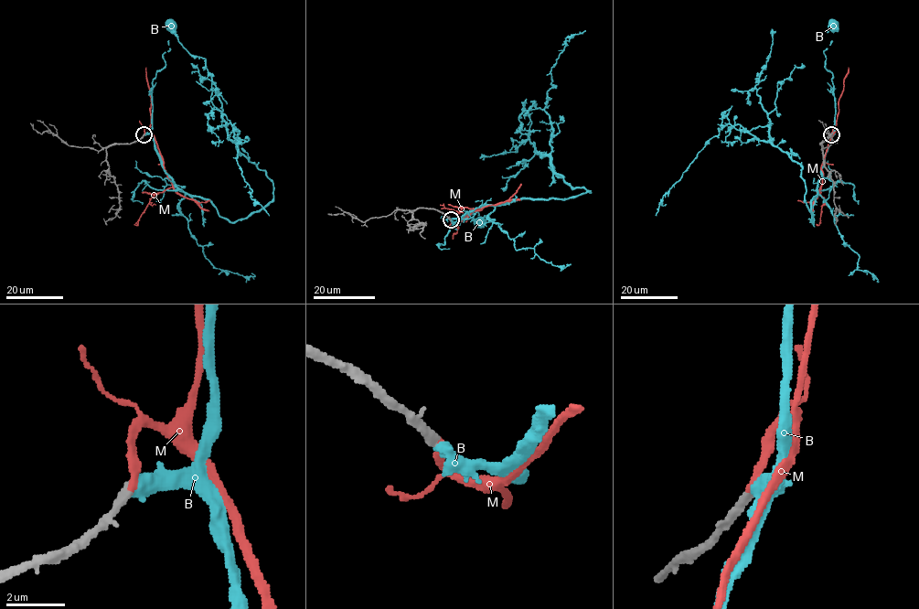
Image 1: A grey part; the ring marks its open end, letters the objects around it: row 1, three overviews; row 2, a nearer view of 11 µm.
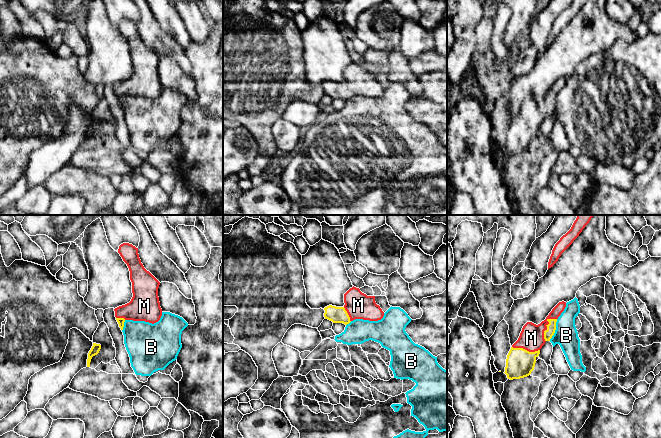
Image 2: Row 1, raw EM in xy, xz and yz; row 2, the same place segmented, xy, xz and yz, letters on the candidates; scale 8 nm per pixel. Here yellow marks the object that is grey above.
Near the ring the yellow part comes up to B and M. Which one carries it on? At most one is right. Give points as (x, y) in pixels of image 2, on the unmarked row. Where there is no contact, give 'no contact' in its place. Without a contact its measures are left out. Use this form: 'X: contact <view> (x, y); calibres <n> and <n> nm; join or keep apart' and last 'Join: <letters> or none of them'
B: contact yz (555, 105); calibres 80 and 190 nm; keep apart
M: contact yz (547, 102); calibres 80 and 200 nm; join
Join: M

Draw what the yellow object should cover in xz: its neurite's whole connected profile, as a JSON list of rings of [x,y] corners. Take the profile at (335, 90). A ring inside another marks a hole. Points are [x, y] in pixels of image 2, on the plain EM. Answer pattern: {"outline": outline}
{"outline": [[[354,62],[344,70],[344,79],[343,83],[325,83],[325,95],[347,101],[355,95],[378,97],[384,92],[384,88],[375,78],[375,72],[367,72]]]}

